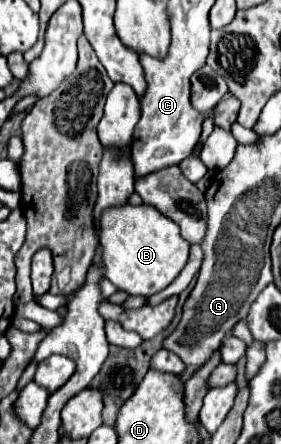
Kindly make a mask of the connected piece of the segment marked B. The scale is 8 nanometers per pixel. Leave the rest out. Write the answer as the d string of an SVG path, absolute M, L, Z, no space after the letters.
M123 205L101 215L101 245L105 277L129 295L149 297L163 291L187 265L191 243L181 239L177 223L149 205Z

